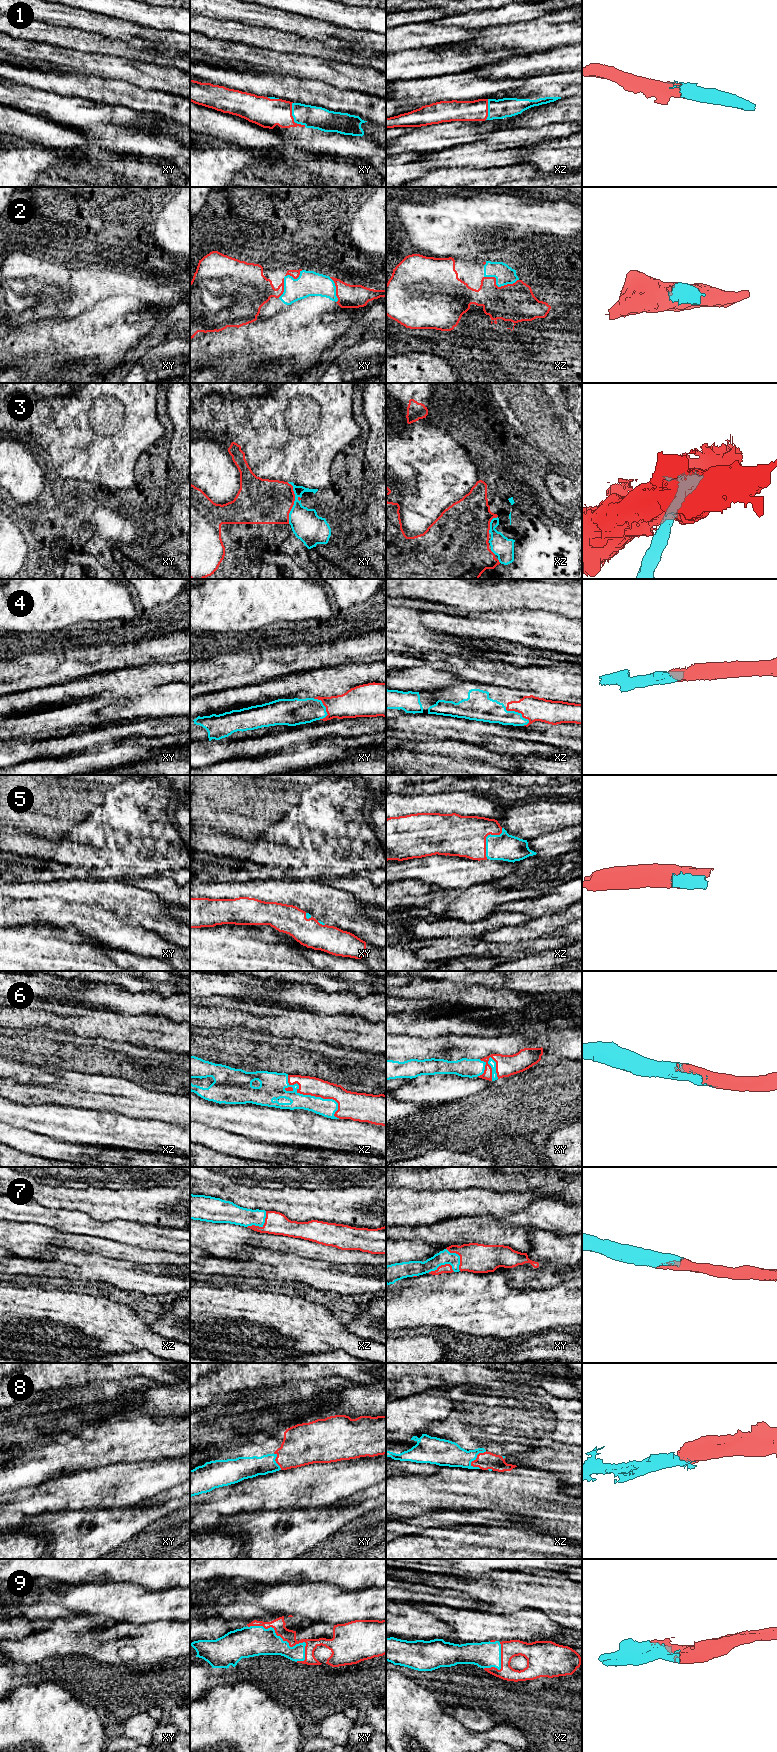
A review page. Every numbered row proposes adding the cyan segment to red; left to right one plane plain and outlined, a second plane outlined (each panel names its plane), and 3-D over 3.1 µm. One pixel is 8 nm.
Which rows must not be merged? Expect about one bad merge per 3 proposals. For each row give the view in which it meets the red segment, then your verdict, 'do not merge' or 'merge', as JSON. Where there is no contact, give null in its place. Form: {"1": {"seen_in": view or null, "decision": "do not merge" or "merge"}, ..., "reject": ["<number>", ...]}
{"1": {"seen_in": "xy", "decision": "merge"}, "2": {"seen_in": "xz", "decision": "merge"}, "3": {"seen_in": "xy", "decision": "do not merge"}, "4": {"seen_in": "xz", "decision": "merge"}, "5": {"seen_in": "xz", "decision": "merge"}, "6": {"seen_in": "xz", "decision": "merge"}, "7": {"seen_in": "xz", "decision": "merge"}, "8": {"seen_in": "xz", "decision": "merge"}, "9": {"seen_in": "xy", "decision": "merge"}, "reject": ["3"]}

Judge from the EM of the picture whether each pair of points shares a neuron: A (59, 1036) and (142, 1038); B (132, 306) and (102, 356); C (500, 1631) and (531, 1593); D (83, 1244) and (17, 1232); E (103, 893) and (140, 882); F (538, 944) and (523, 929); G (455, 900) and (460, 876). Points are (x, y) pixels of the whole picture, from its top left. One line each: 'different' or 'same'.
A: different
B: same
C: different
D: different
E: different
F: different
G: different

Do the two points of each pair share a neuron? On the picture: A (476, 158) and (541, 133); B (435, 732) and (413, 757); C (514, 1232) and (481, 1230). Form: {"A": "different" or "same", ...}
{"A": "same", "B": "different", "C": "same"}

